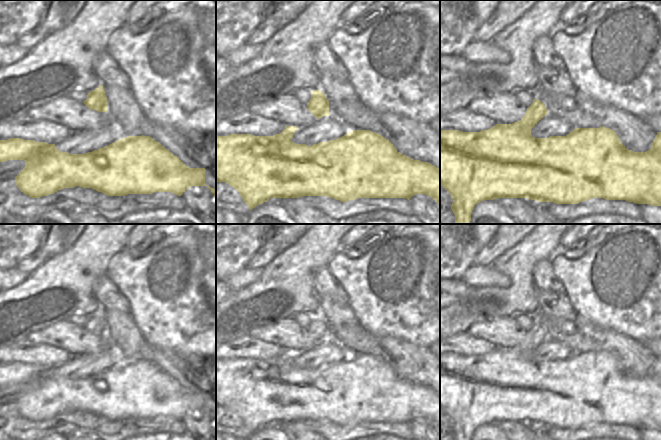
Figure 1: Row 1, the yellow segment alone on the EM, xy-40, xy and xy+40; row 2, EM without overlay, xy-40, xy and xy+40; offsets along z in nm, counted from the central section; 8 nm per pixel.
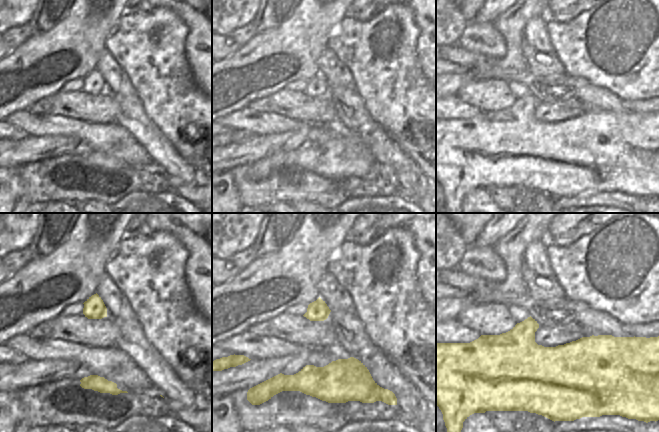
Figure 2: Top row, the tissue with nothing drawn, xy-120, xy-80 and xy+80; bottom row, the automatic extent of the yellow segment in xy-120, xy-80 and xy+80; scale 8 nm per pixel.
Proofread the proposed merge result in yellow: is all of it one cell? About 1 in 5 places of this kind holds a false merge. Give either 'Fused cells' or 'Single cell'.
Single cell.

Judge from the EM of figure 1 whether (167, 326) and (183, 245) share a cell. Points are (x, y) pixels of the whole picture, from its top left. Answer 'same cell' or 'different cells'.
same cell

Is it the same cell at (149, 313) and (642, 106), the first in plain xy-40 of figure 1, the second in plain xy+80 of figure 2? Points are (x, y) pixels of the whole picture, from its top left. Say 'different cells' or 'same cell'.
different cells

